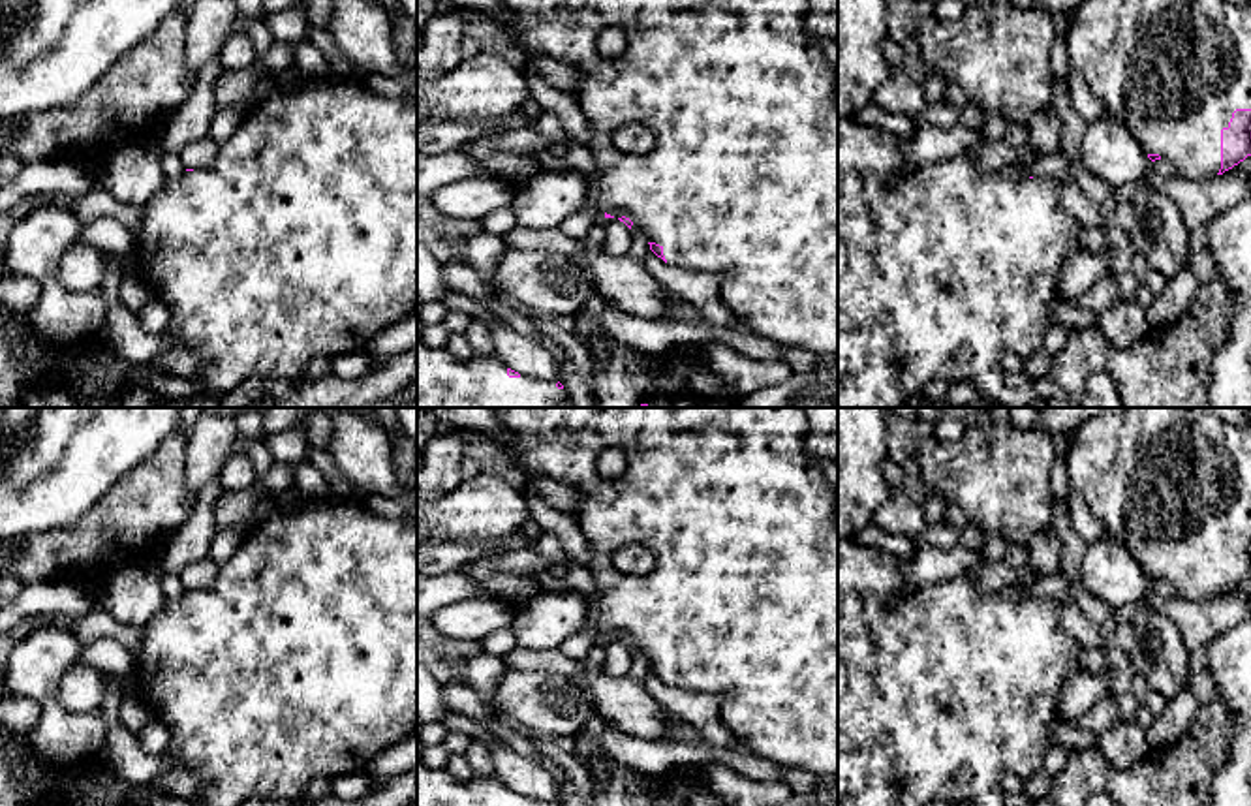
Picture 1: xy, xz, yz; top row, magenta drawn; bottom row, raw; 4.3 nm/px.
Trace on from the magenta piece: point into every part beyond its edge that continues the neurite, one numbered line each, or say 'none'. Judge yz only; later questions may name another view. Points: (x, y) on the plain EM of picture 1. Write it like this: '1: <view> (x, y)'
1: yz (1173, 485)

